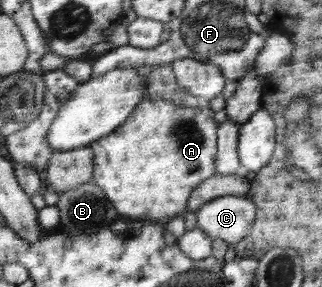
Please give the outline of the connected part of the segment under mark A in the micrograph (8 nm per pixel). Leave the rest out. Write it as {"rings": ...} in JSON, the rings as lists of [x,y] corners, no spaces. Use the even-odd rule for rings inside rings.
{"rings":[[[147,96],[124,125],[92,143],[96,162],[92,181],[112,201],[120,216],[132,216],[134,220],[142,220],[142,216],[150,220],[174,218],[184,212],[192,190],[216,173],[216,130],[216,116],[206,103],[190,108],[187,103],[150,100]]]}

